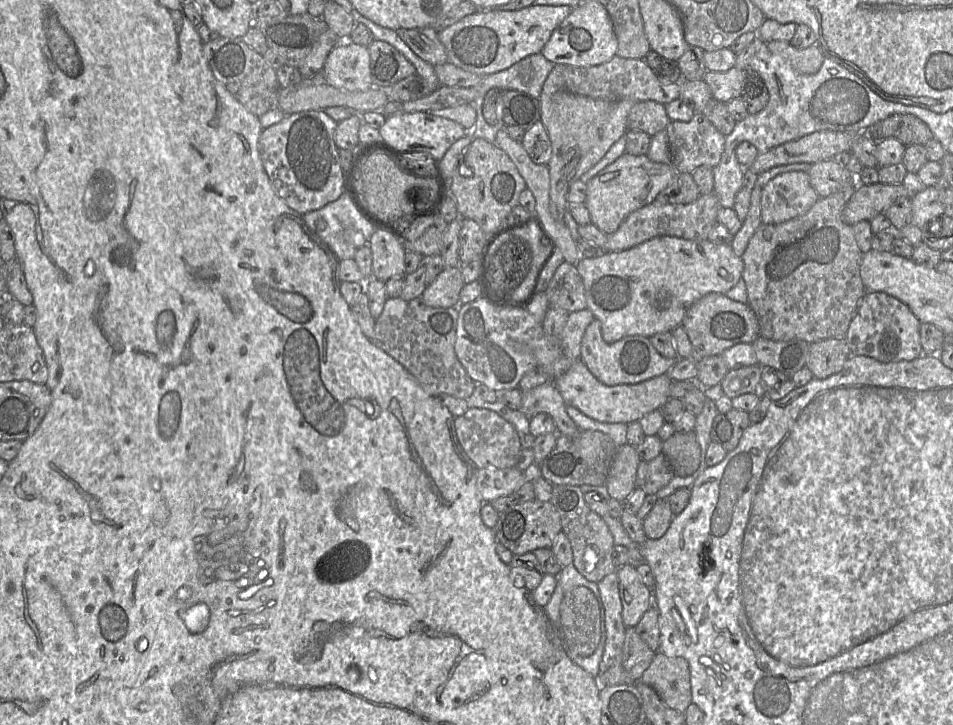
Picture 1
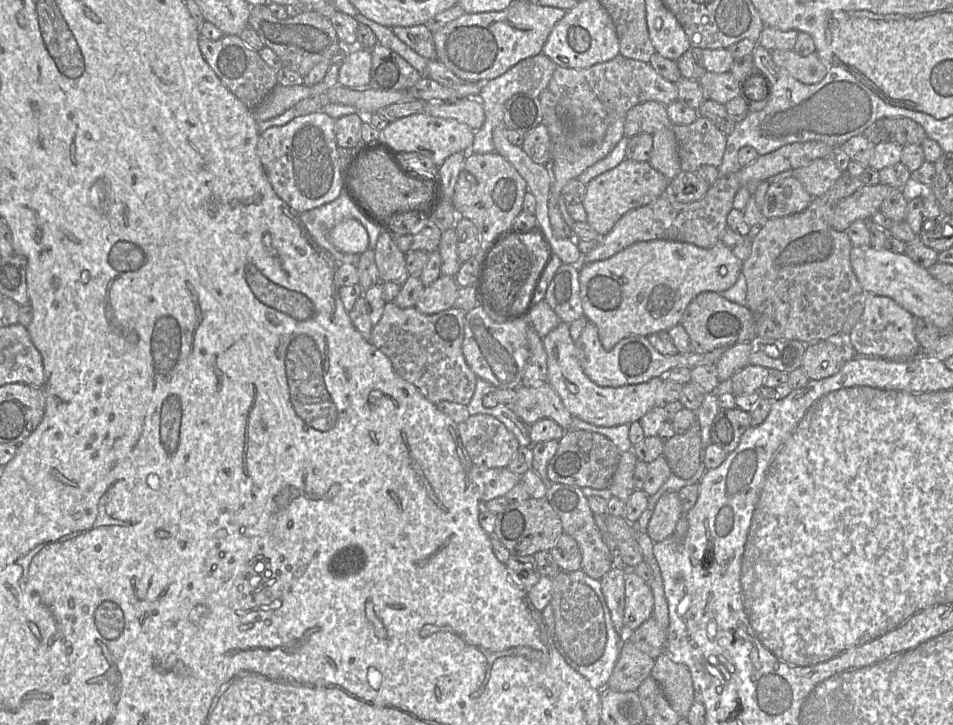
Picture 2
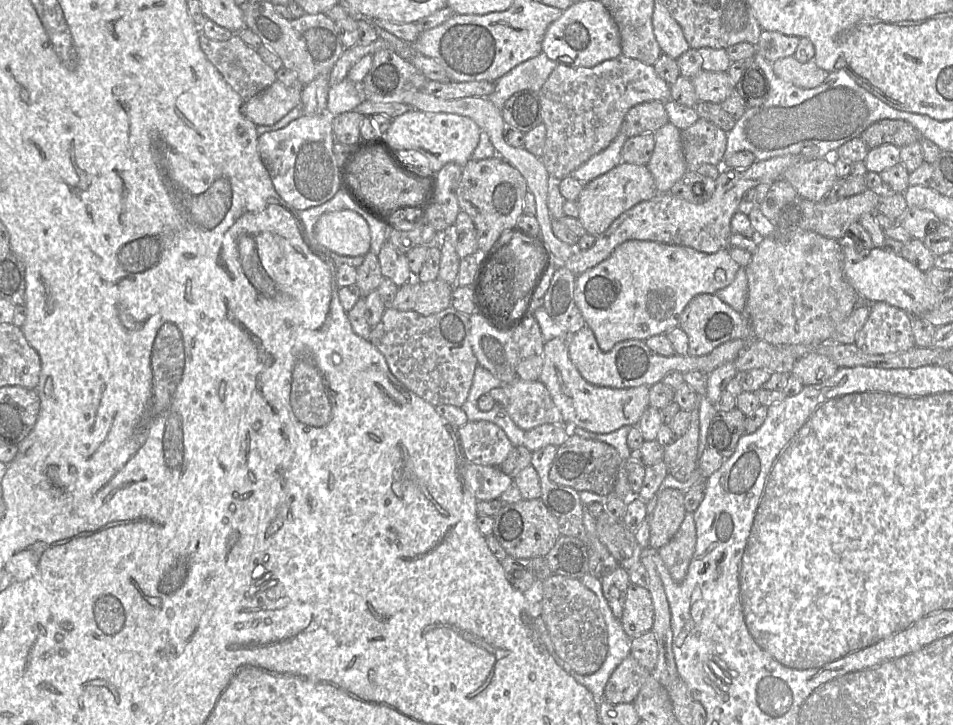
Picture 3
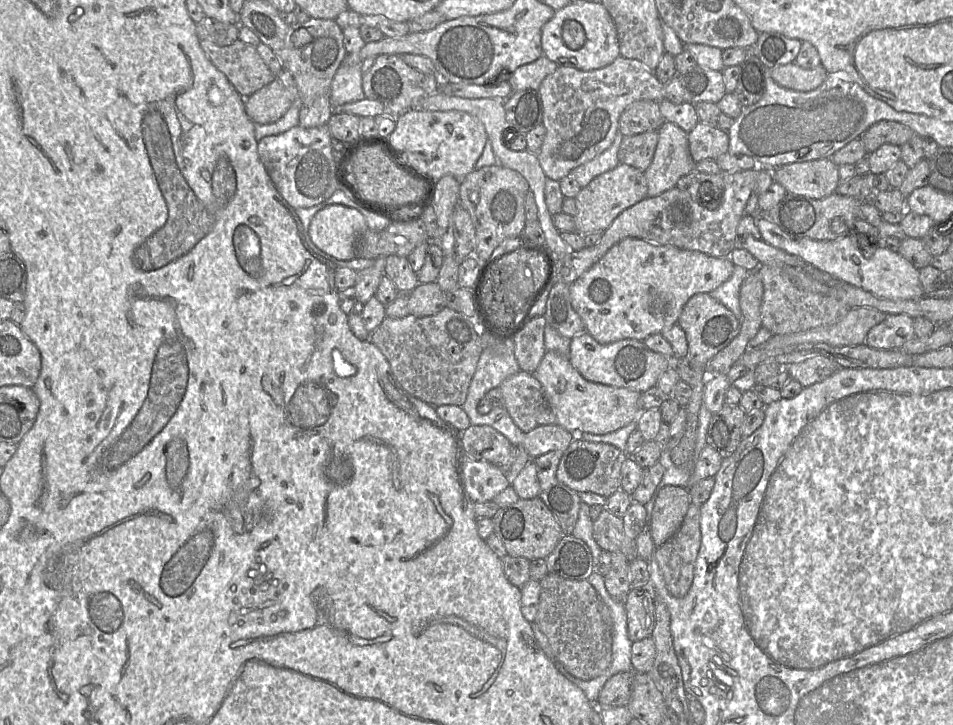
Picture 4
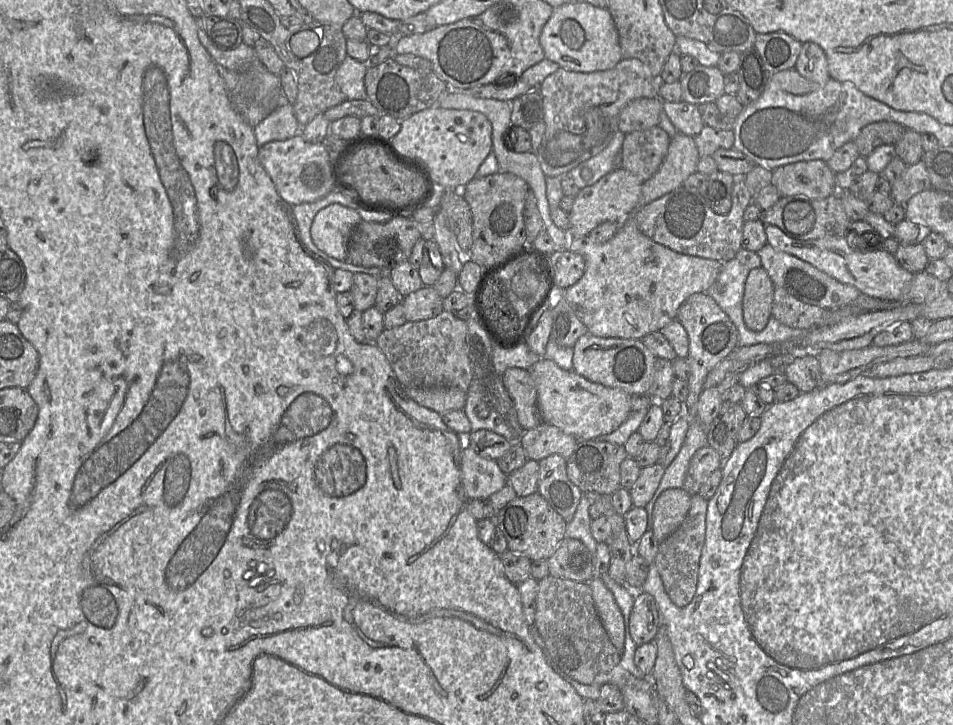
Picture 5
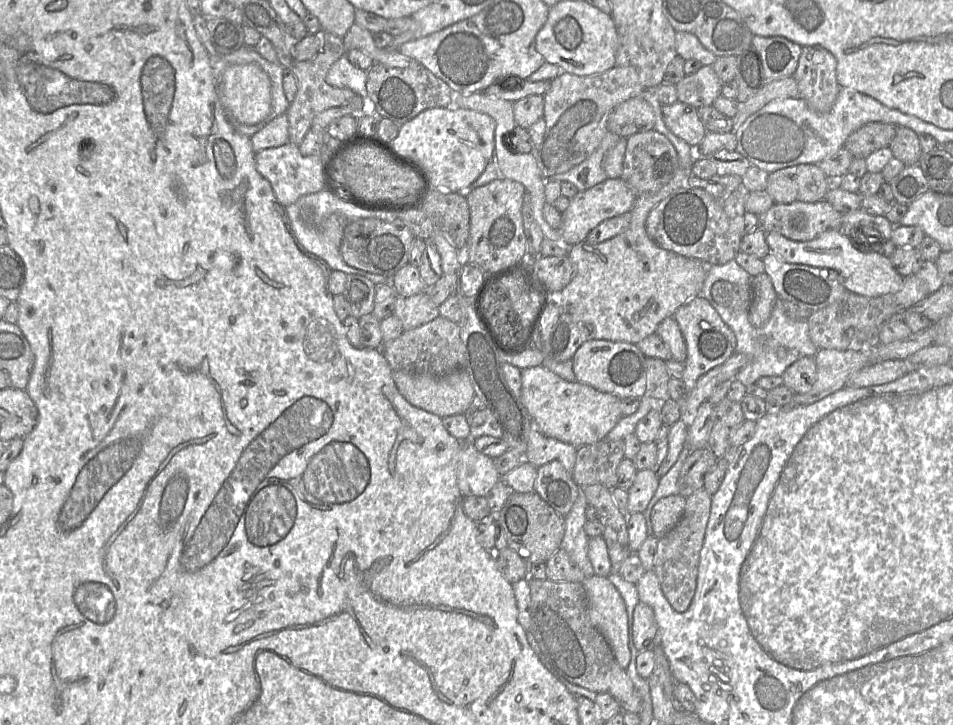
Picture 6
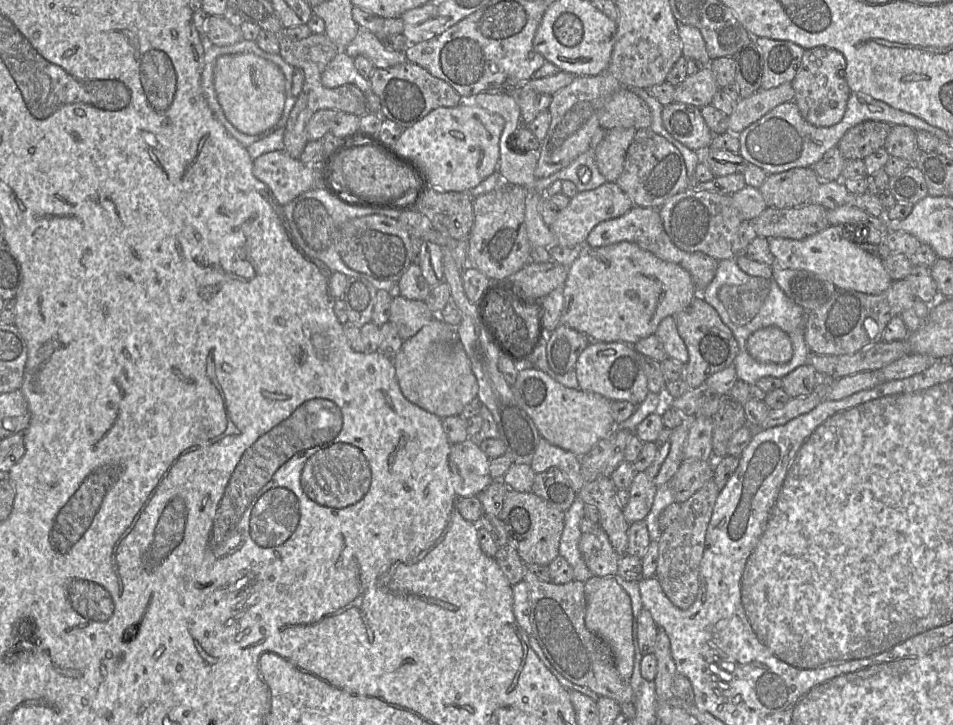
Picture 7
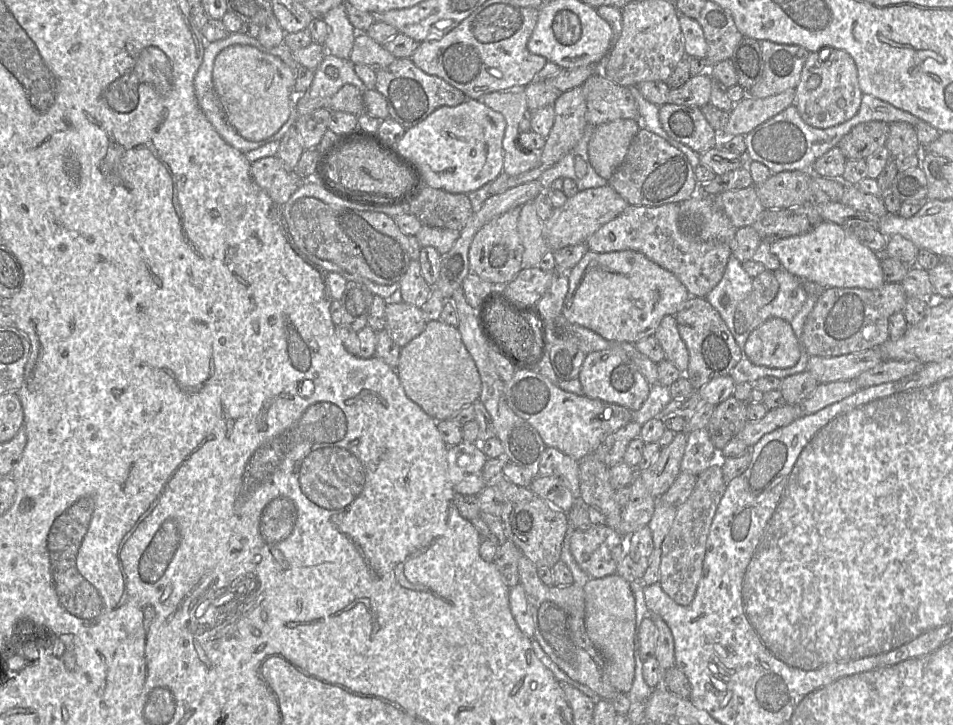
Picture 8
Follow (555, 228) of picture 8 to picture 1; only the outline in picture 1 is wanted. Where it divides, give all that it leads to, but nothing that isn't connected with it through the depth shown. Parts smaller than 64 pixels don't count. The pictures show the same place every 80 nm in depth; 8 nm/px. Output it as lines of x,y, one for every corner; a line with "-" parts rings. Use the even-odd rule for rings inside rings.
623,153
586,183
585,206
591,223
605,235
614,233
631,212
652,203
676,174
671,163
653,162
646,155

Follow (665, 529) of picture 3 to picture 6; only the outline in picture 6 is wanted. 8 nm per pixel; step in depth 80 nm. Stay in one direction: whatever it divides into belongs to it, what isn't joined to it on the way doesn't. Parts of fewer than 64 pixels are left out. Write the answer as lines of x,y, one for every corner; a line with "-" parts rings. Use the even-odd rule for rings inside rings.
673,494
661,498
651,513
652,535
657,539
664,537
680,521
684,514
686,497

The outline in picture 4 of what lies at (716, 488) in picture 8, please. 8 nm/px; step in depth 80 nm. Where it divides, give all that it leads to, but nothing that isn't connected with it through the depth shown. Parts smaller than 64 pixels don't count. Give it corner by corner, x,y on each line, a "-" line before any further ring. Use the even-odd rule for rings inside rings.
691,503
680,529
653,554
668,590
677,598
684,597
693,583
701,545
700,513
701,505

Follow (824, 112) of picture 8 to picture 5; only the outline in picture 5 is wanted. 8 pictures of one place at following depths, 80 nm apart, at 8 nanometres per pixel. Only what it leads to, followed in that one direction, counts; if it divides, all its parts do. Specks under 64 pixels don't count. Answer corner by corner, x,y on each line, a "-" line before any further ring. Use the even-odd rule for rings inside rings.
813,42
802,43
795,68
817,87
824,86
830,79
825,52

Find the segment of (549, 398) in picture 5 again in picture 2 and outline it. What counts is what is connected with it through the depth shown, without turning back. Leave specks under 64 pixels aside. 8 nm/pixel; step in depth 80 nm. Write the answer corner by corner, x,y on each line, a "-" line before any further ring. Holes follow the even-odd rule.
560,324
543,339
547,354
547,383
557,392
572,416
596,426
612,427
630,424
656,406
656,392
662,377
647,382
620,387
602,387
595,384
583,371
576,356
575,342
569,332
569,324

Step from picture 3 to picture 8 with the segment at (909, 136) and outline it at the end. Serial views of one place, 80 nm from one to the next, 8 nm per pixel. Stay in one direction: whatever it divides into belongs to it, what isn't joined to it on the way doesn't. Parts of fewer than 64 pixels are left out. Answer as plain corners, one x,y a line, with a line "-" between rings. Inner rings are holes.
862,122
845,134
837,146
847,160
866,160
885,146
888,135
888,123

